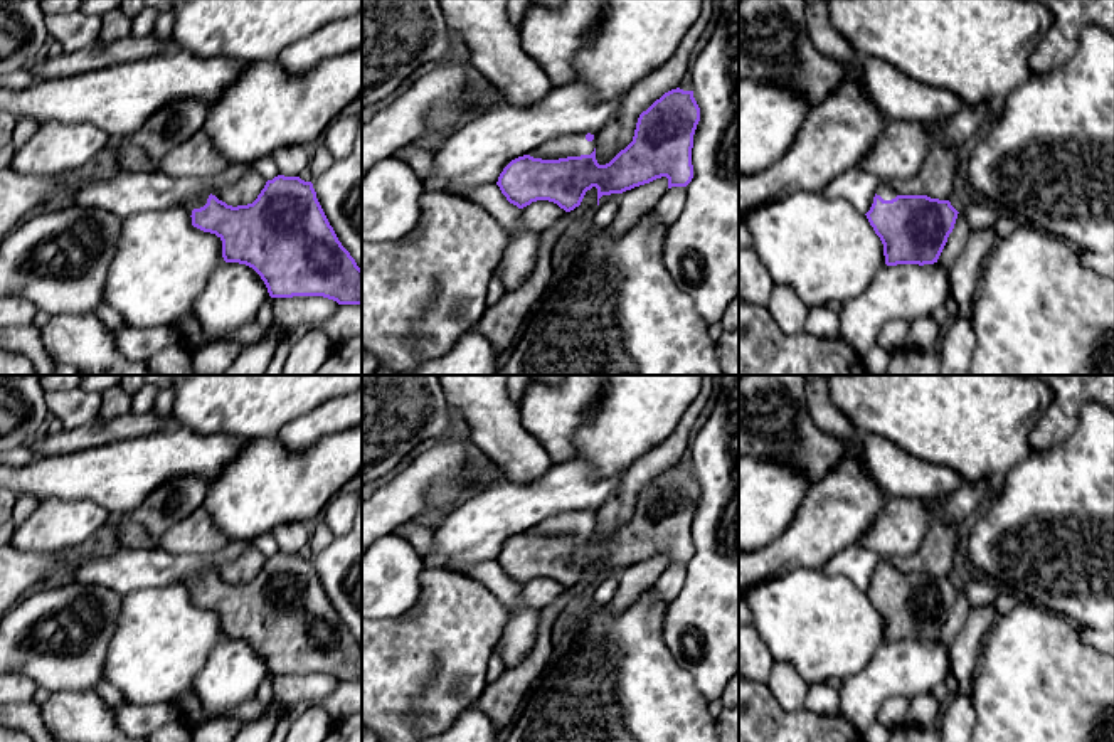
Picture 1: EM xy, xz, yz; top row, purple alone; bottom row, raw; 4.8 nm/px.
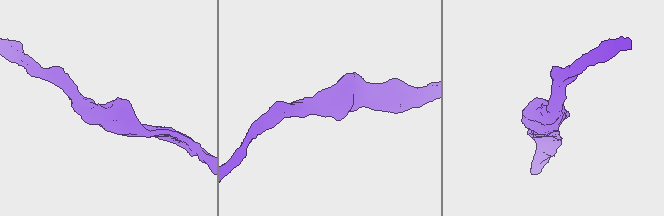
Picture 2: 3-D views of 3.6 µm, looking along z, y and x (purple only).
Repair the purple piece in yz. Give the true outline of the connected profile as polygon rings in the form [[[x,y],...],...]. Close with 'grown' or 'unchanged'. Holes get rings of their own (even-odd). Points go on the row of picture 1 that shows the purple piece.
[[[882,180],[865,215],[883,244],[887,266],[924,266],[937,262],[958,214],[949,200],[899,195]]] | grown

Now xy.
[[[278,175],[268,180],[252,204],[227,205],[209,192],[197,195],[180,205],[192,217],[192,225],[215,234],[222,241],[225,262],[239,262],[252,268],[264,281],[271,298],[323,296],[338,305],[362,305],[362,269],[338,241],[330,225],[311,182],[300,177]]] | grown

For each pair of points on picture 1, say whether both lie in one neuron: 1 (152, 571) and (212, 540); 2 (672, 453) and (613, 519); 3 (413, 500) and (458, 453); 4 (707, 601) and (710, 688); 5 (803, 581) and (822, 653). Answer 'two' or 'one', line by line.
1: two
2: one
3: one
4: one
5: one

